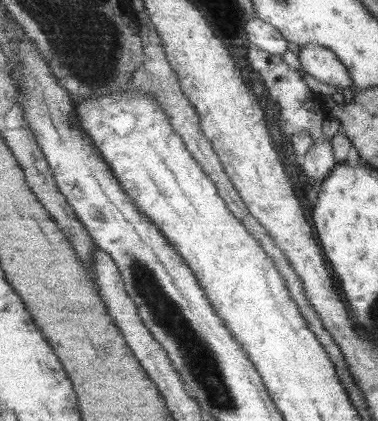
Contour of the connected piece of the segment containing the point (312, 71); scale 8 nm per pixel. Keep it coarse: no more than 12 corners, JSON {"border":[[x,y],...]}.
{"border":[[317,43],[299,46],[304,72],[342,87],[354,85],[334,51]]}

